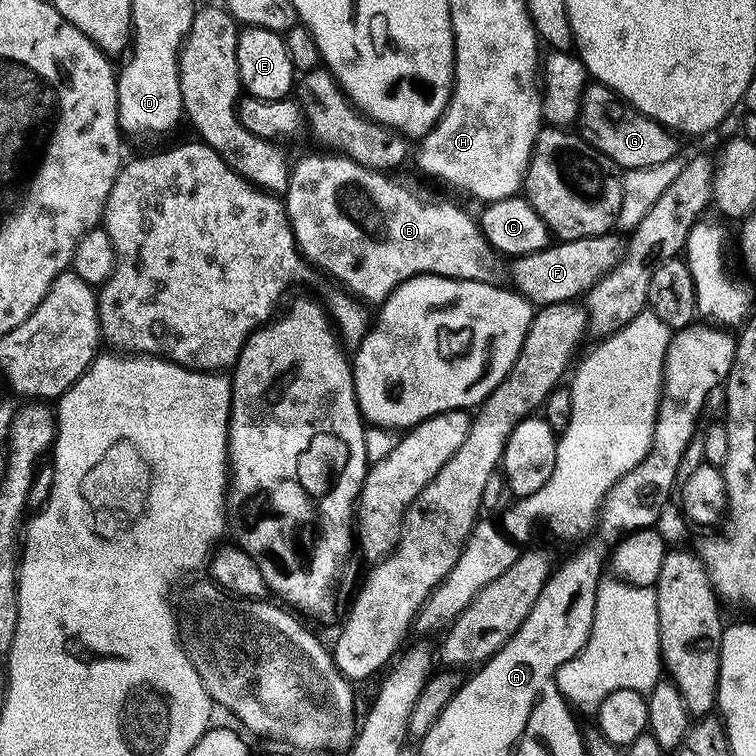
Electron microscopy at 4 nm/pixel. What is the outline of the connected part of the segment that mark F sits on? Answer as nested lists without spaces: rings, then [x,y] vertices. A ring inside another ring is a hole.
[[[615,231],[601,236],[549,243],[547,248],[528,252],[511,261],[511,287],[526,297],[533,306],[579,301],[605,274],[620,264],[625,247],[625,237]]]

